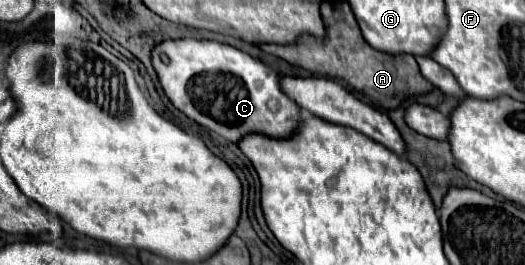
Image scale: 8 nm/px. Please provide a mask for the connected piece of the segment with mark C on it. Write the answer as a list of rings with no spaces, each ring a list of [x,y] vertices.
[[[204,39],[162,41],[152,49],[150,59],[170,103],[198,125],[232,143],[248,133],[288,137],[298,129],[298,105],[282,93],[276,71],[232,45]]]

